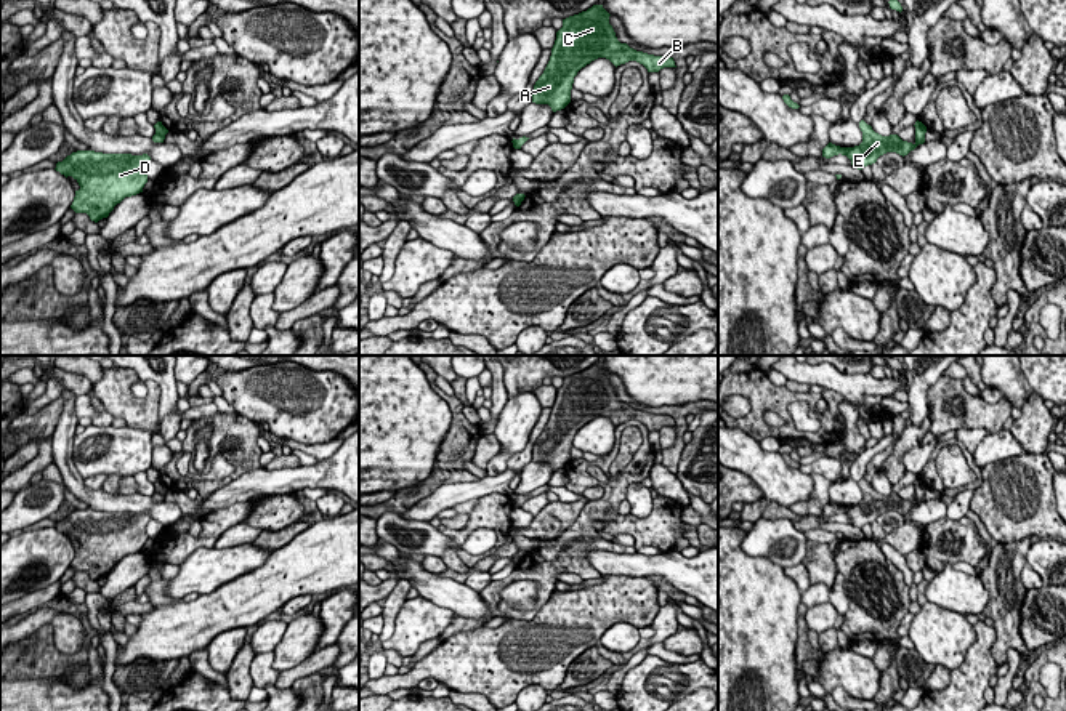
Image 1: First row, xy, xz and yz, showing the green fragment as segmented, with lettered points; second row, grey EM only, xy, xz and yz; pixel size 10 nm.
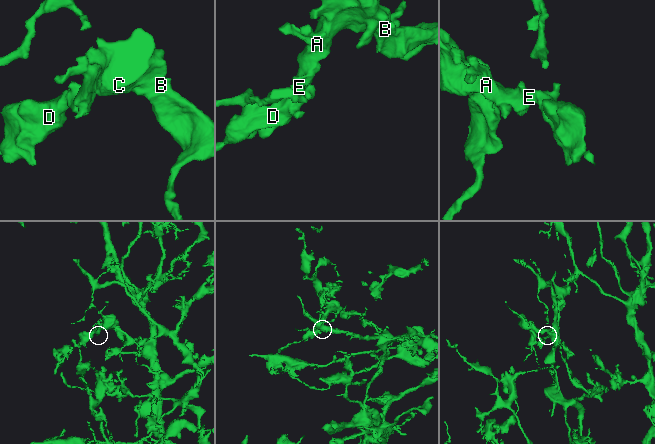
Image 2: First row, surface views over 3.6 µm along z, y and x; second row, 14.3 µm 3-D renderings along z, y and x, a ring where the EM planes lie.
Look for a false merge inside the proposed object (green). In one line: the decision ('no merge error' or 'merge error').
no merge error

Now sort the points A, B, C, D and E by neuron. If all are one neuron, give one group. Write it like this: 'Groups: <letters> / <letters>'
Groups: A B C D E

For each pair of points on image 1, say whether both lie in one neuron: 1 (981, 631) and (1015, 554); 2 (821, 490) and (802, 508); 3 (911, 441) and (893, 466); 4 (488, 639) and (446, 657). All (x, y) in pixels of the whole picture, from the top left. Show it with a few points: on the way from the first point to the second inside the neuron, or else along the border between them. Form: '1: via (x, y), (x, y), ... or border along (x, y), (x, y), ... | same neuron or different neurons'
1: border along (993, 626), (996, 642), (991, 655), (997, 663) | different neurons
2: via (819, 495), (807, 508) | same neuron
3: via (904, 447), (895, 460) | same neuron
4: via (478, 649), (470, 657), (456, 657) | same neuron

